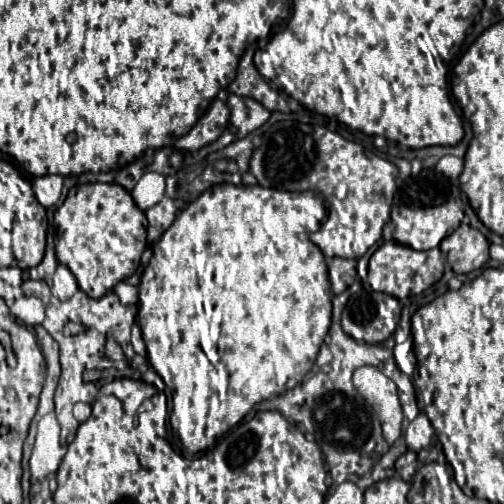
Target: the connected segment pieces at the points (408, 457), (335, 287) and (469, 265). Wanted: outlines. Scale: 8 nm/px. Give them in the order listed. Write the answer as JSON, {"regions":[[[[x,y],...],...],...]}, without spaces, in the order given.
{"regions":[[[[407,450],[407,452],[405,452],[403,456],[399,456],[399,460],[395,462],[395,470],[397,470],[397,474],[399,474],[405,482],[409,482],[409,480],[413,478],[417,466],[419,466],[419,462],[417,462],[417,454],[415,454],[413,450]]],[[[335,257],[329,262],[331,289],[335,295],[345,291],[356,279],[356,261]]],[[[461,224],[451,236],[447,236],[439,244],[443,256],[455,270],[455,274],[467,274],[479,270],[489,260],[489,242],[487,238],[471,228],[469,224]]]]}

